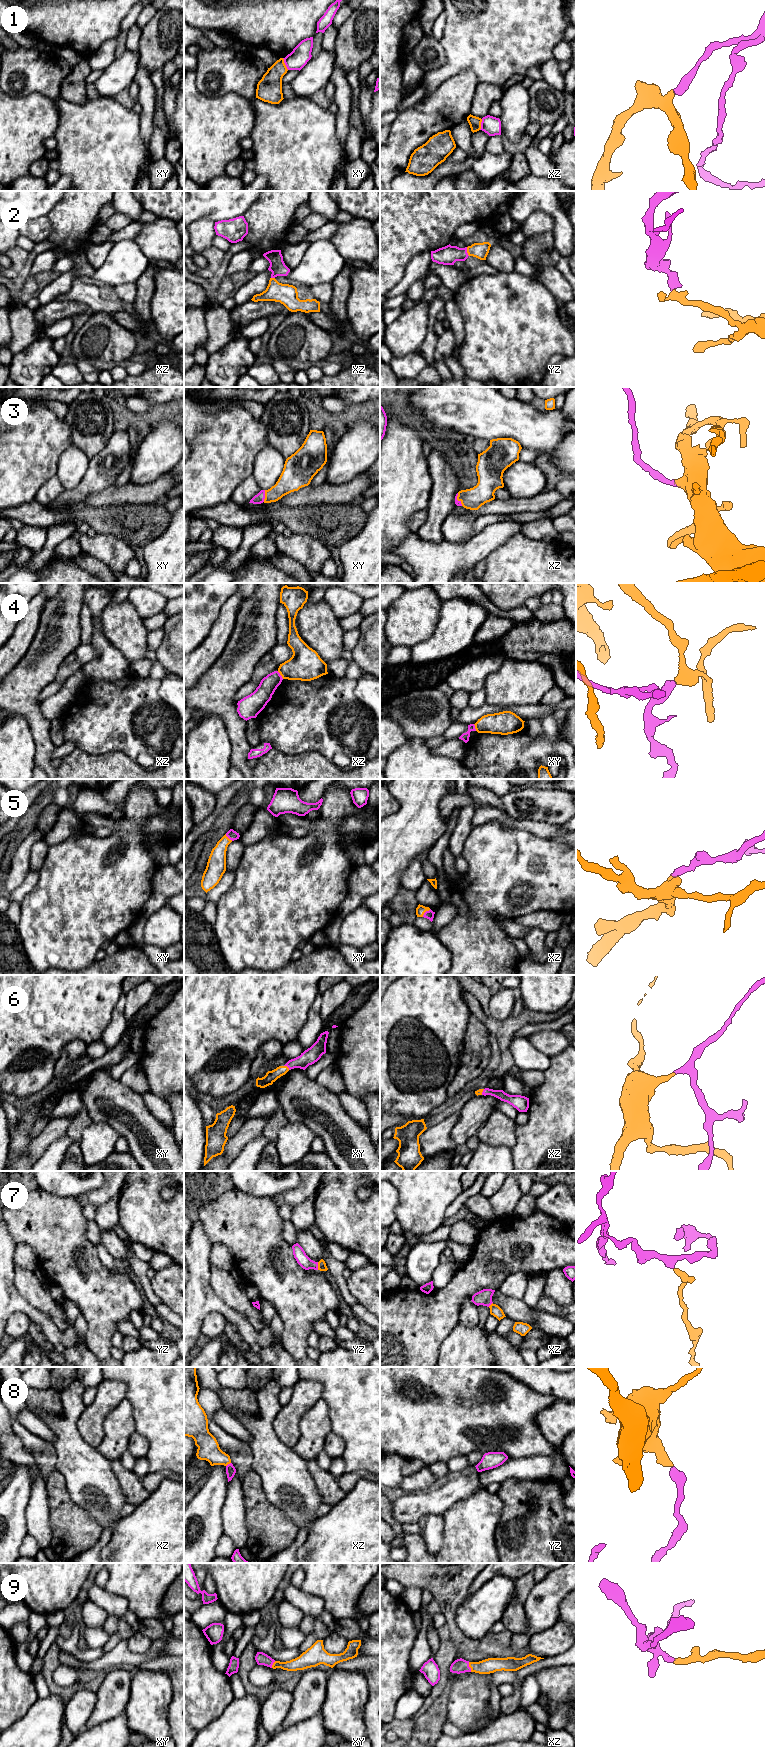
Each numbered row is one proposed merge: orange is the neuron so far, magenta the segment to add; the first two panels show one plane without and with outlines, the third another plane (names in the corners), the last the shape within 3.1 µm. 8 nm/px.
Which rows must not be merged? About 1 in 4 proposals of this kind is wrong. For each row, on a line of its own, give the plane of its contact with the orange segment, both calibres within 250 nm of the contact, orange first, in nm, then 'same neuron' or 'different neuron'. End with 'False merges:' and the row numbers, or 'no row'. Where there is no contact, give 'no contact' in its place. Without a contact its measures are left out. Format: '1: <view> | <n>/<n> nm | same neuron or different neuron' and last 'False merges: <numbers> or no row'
1: xy | 200/160 nm | different neuron
2: yz | 130/160 nm | same neuron
3: xy | 190/80 nm | same neuron
4: xz | 260/150 nm | different neuron
5: xz | 80/70 nm | same neuron
6: xy | 100/120 nm | same neuron
7: yz | 70/100 nm | same neuron
8: xz | 180/80 nm | same neuron
9: xz | 120/110 nm | same neuron
False merges: 1, 4

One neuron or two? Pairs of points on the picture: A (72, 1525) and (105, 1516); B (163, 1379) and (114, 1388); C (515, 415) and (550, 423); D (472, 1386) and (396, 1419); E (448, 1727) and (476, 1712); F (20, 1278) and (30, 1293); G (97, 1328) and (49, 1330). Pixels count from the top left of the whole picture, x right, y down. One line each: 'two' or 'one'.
A: two
B: two
C: one
D: one
E: two
F: one
G: two

